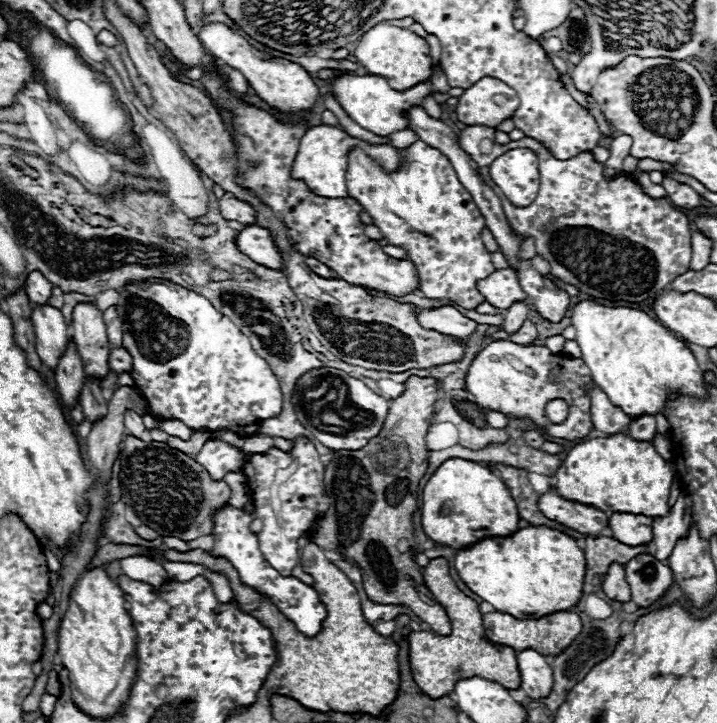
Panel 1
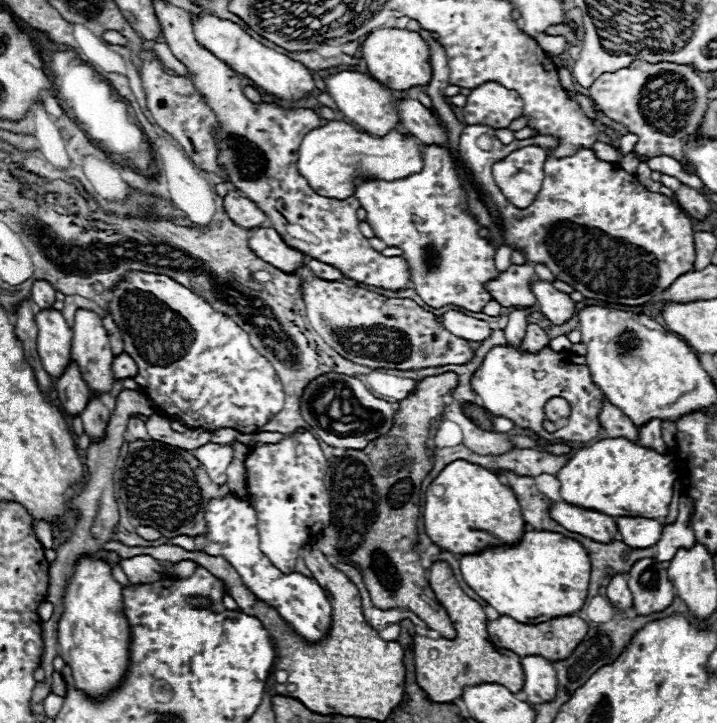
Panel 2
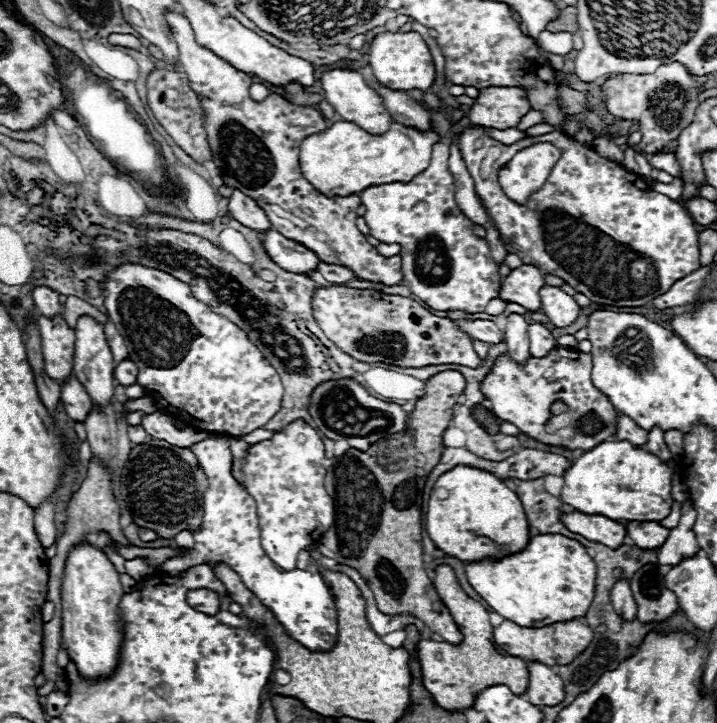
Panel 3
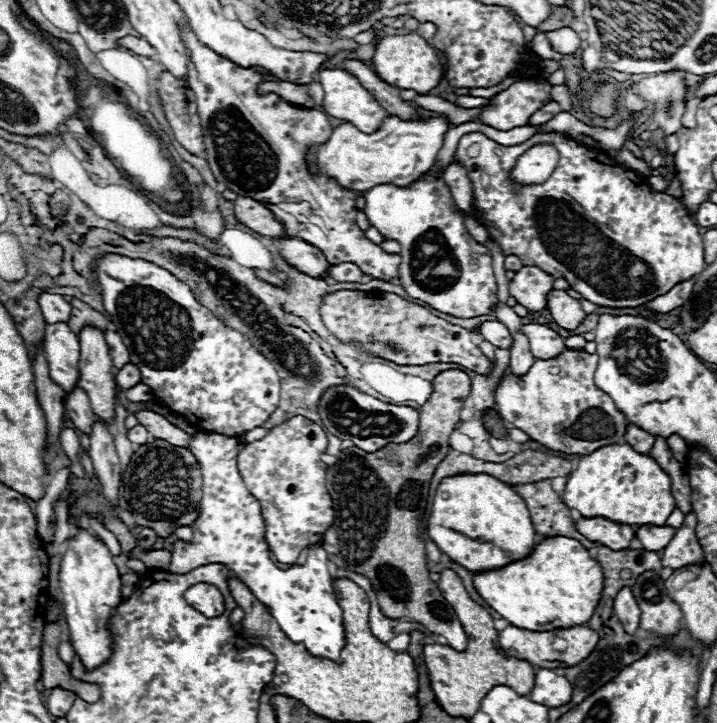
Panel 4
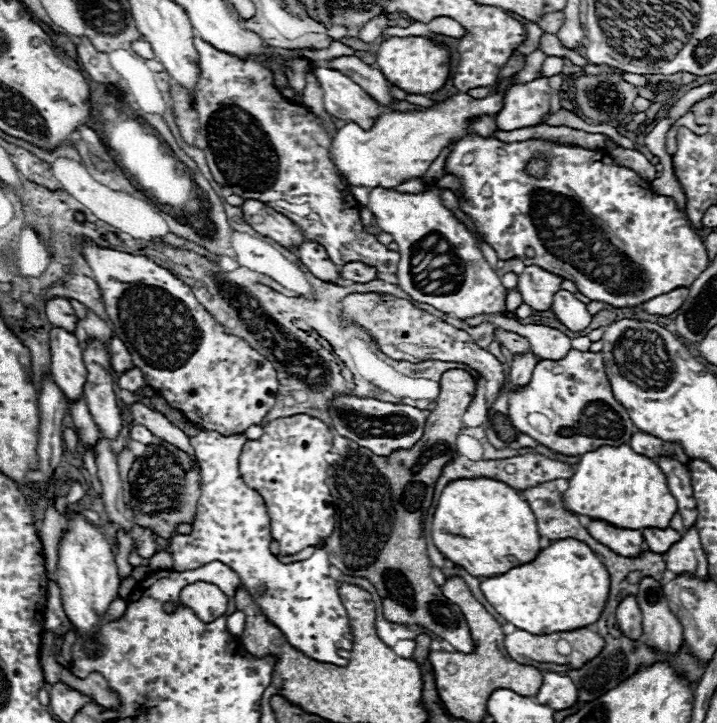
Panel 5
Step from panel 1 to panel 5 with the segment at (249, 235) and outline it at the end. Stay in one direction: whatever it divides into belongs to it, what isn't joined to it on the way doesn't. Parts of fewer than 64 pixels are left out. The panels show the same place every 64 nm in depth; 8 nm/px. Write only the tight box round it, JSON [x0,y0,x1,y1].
[290,242,340,282]

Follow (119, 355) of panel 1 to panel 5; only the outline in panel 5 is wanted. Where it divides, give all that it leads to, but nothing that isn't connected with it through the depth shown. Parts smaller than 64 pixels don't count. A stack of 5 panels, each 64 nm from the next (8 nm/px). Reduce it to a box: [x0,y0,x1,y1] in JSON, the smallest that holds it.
[118,368,146,392]

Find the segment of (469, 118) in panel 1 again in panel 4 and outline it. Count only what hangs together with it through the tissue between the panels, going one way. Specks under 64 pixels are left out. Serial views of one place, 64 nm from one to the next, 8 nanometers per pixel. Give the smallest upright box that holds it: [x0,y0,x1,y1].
[478,80,552,130]

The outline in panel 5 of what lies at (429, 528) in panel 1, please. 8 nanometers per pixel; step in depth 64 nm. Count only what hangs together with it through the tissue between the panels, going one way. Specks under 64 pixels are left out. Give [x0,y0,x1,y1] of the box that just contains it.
[432,478,540,578]

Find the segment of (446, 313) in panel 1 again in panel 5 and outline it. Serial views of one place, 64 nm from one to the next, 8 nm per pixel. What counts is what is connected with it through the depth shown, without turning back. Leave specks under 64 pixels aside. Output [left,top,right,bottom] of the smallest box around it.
[494,328,530,354]

